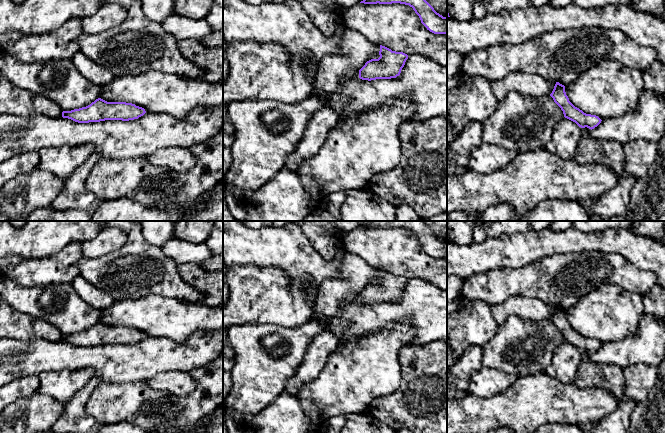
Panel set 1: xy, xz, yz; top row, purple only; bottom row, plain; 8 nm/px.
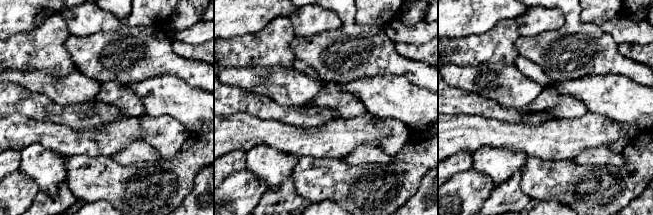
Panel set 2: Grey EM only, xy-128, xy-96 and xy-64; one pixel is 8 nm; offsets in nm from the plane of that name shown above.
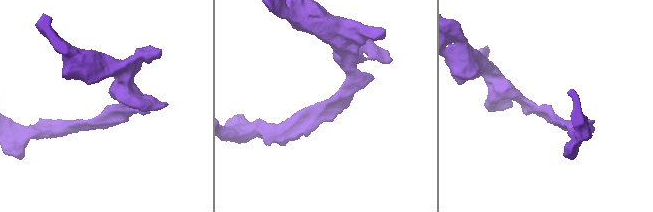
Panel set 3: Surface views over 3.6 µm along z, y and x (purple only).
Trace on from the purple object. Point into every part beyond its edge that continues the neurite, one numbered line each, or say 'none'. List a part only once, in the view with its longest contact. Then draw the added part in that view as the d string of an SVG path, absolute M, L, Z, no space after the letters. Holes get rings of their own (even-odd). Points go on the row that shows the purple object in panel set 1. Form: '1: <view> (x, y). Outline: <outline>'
none

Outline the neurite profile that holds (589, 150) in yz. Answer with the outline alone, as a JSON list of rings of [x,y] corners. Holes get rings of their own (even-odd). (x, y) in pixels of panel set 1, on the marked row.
[[[591,129],[581,130],[581,139],[574,159],[580,164],[597,163],[609,167],[618,177],[624,174],[624,145],[591,137]]]

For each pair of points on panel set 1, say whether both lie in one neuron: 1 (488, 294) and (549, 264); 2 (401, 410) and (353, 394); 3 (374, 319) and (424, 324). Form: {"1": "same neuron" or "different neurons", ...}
{"1": "same neuron", "2": "different neurons", "3": "same neuron"}

